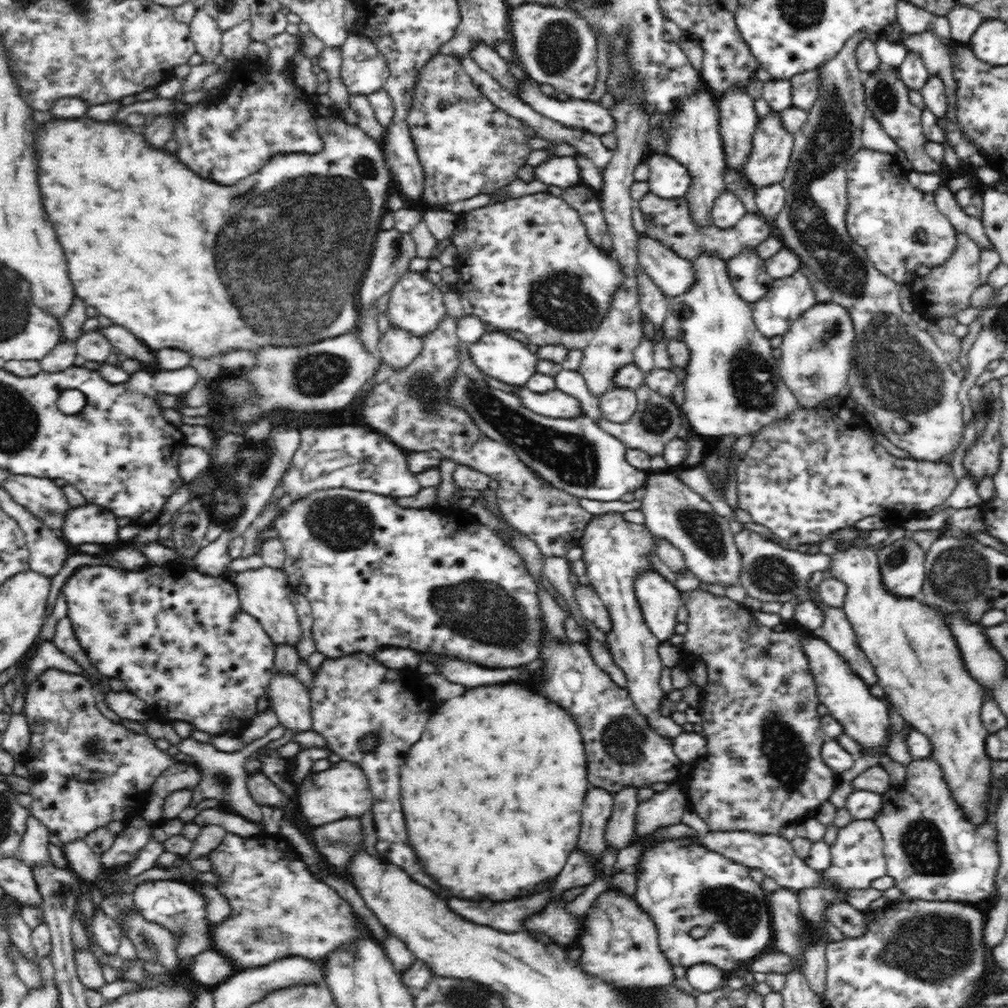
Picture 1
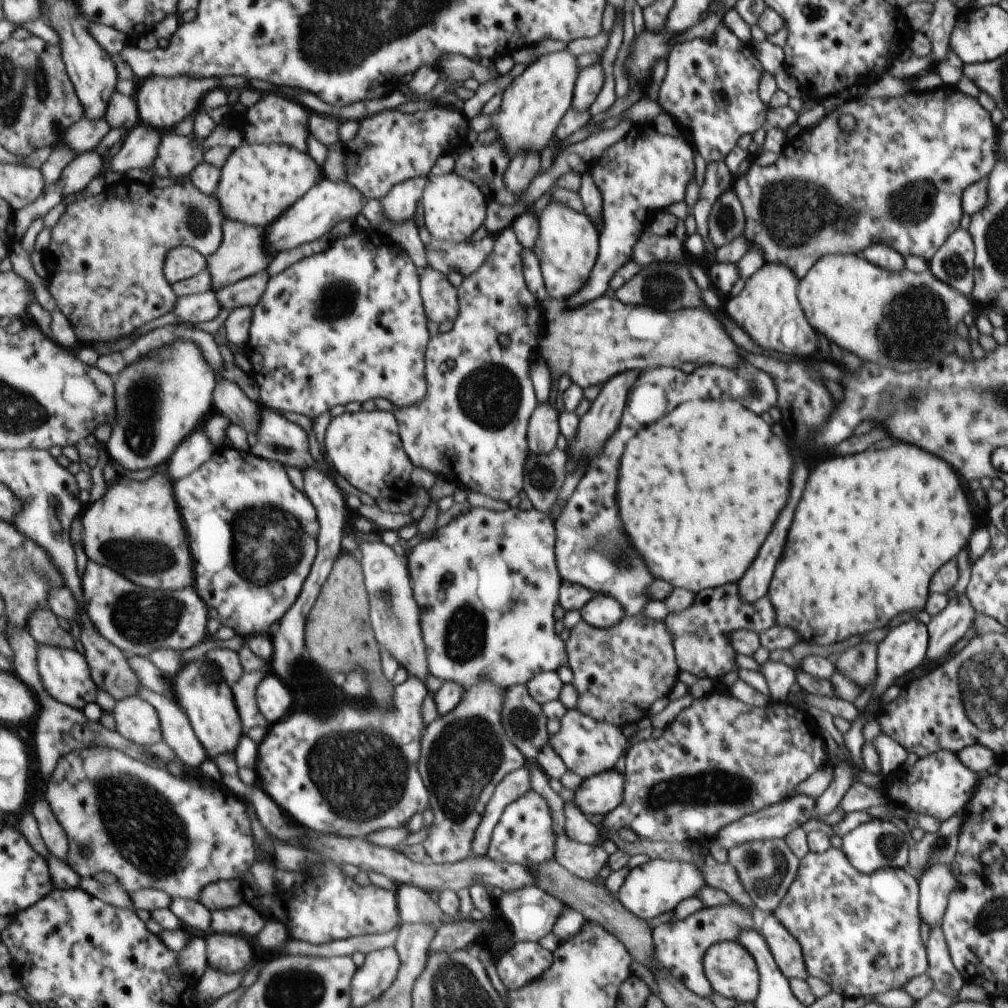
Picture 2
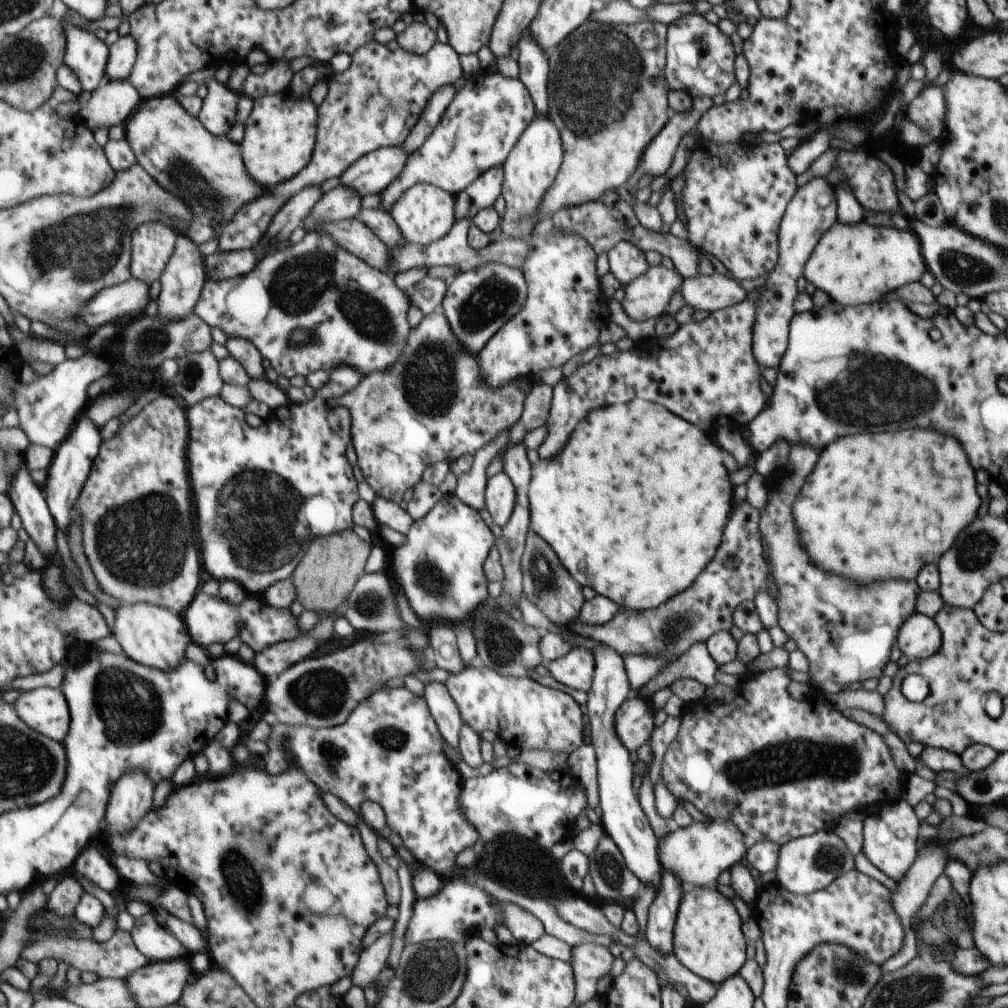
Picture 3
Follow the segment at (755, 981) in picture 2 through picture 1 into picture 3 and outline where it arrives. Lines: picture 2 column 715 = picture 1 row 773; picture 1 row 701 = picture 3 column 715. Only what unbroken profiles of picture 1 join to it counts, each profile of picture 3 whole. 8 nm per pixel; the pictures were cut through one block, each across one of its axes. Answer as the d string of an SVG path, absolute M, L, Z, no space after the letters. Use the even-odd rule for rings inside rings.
M690 885L682 889L674 927L673 953L686 968L700 978L712 984L722 984L728 978L736 976L746 960L746 940L740 928L742 920L734 904L716 888Z

